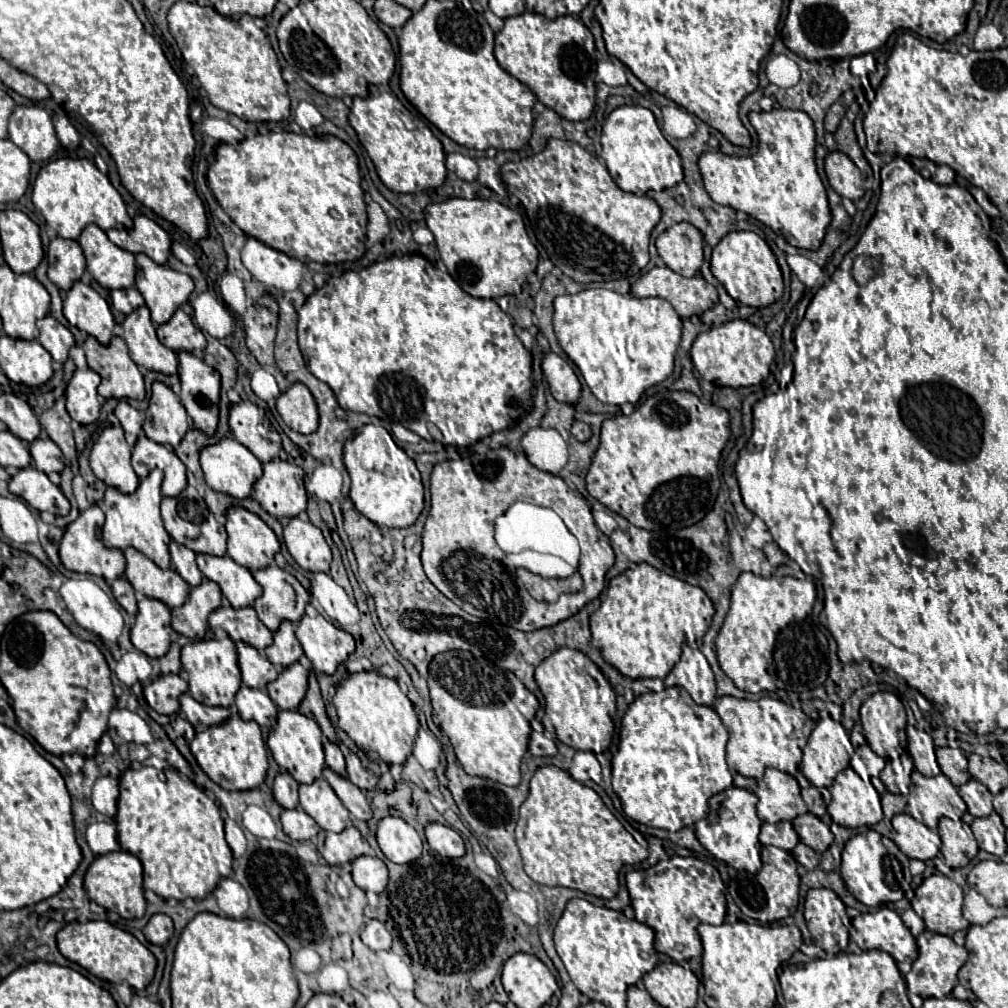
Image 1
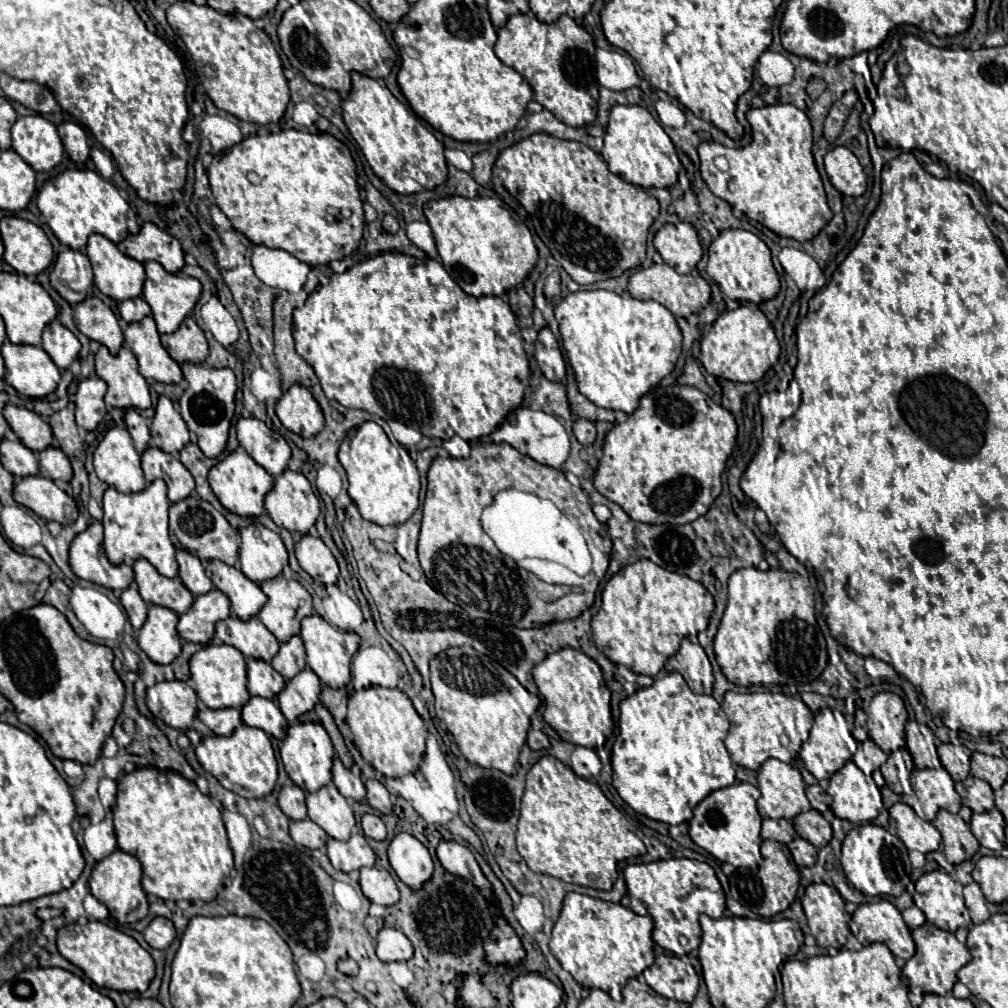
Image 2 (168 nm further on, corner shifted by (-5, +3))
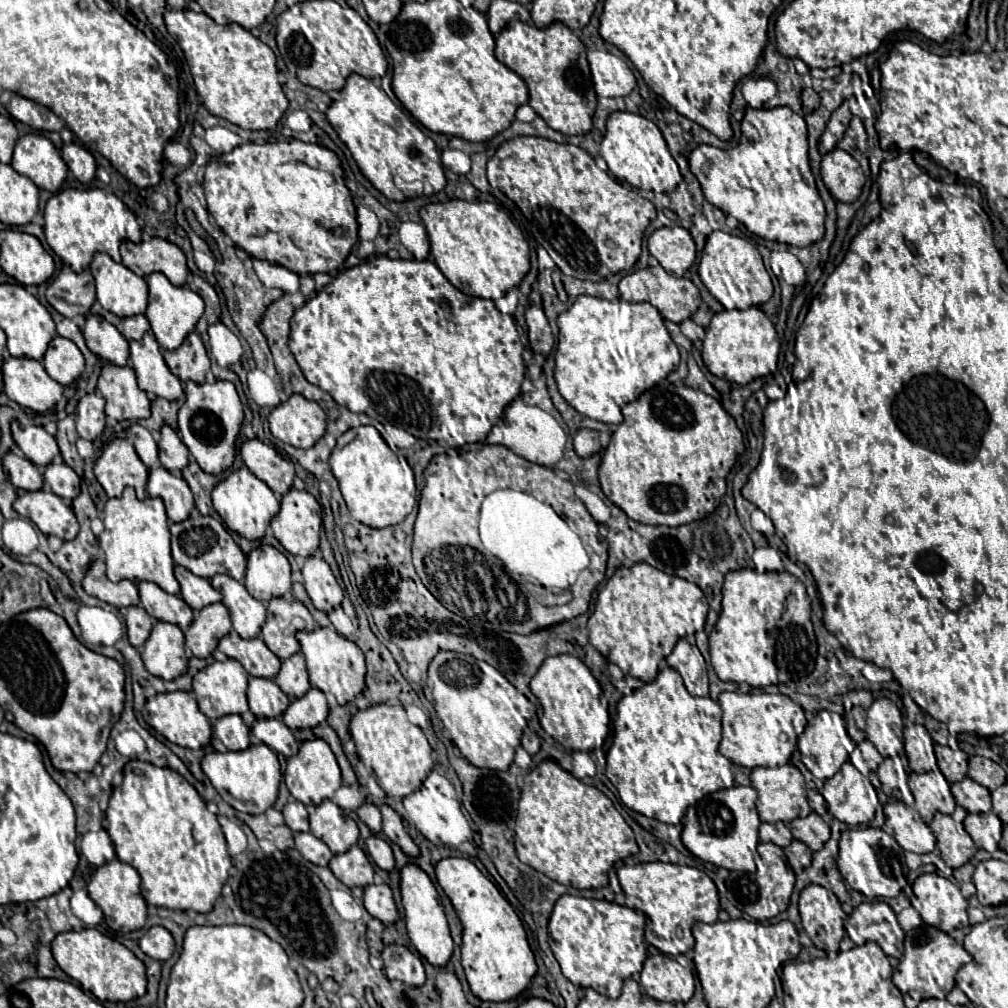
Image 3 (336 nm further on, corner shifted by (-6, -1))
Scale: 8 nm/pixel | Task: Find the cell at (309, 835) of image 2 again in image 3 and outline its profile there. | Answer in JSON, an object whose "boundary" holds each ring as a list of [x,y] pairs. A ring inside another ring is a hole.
{"boundary":[[[296,832],[294,834],[294,840],[296,840],[296,850],[306,860],[310,860],[312,864],[326,866],[330,862],[330,858],[334,856],[330,852],[330,848],[320,838],[316,838],[312,832]]]}

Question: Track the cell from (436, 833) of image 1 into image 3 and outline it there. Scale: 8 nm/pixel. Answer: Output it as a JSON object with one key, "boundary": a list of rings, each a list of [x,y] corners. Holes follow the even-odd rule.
{"boundary":[[[468,858],[440,860],[436,864],[436,878],[442,890],[450,896],[464,926],[462,966],[470,990],[480,1000],[490,1002],[516,998],[536,974],[536,960],[514,908]]]}

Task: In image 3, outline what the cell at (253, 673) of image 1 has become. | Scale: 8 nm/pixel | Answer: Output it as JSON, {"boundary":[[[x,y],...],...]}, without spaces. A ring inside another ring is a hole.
{"boundary":[[[268,678],[248,680],[248,704],[258,718],[278,718],[288,708],[290,698]]]}

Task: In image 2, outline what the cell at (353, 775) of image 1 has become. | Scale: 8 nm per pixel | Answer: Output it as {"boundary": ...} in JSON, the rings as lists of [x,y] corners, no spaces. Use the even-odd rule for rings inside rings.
{"boundary":[[[365,780],[365,788],[367,788],[367,802],[381,814],[391,814],[393,812],[393,802],[389,792],[385,790],[385,786],[377,780]]]}

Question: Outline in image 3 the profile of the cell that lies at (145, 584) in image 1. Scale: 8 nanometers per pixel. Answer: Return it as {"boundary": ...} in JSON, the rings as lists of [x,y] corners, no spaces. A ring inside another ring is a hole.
{"boundary":[[[142,580],[138,584],[138,592],[140,592],[142,608],[156,620],[178,624],[182,630],[190,626],[194,612],[180,596],[168,594],[158,584],[148,582],[148,580]]]}

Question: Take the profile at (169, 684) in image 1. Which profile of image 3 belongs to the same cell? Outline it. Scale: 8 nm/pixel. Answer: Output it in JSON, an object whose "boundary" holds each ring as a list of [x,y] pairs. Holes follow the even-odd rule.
{"boundary":[[[164,692],[164,694],[156,694],[152,696],[144,710],[142,710],[144,720],[162,736],[166,736],[170,742],[184,746],[184,748],[204,748],[210,742],[210,734],[212,734],[212,726],[210,720],[200,712],[196,698],[190,692]]]}

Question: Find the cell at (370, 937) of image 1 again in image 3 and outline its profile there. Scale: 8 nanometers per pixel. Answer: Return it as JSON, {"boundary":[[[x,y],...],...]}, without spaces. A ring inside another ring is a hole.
{"boundary":[[[388,944],[382,950],[382,960],[384,960],[384,974],[390,980],[400,980],[410,986],[422,986],[426,976],[424,976],[424,966],[418,954],[414,954],[408,946],[400,944]]]}

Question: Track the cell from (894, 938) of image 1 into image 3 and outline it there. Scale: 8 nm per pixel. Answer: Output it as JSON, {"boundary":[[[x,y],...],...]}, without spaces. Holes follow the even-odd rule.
{"boundary":[[[882,900],[862,902],[848,916],[844,928],[858,946],[872,940],[884,950],[886,956],[900,958],[904,954],[904,930],[896,920],[894,910]]]}

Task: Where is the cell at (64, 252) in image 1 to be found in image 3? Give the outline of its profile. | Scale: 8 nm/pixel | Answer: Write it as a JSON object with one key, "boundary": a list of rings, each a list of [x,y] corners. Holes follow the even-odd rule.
{"boundary":[[[64,266],[60,274],[48,284],[46,298],[60,314],[68,318],[74,318],[76,314],[88,314],[96,300],[92,280],[94,278],[88,270],[74,272],[70,266]]]}

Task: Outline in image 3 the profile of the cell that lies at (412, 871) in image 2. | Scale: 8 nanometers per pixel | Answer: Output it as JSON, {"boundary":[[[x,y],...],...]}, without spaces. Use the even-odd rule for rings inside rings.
{"boundary":[[[406,864],[400,870],[400,892],[402,892],[404,910],[406,910],[406,928],[408,928],[408,936],[410,936],[412,944],[430,964],[444,966],[452,956],[454,942],[450,938],[444,908],[442,908],[442,902],[438,900],[440,896],[438,896],[438,890],[436,890],[432,878],[420,866]]]}

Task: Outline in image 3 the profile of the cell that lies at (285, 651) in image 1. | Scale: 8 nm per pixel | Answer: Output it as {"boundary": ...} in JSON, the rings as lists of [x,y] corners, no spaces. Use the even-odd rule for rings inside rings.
{"boundary":[[[298,652],[298,654],[292,654],[288,660],[284,660],[280,672],[274,678],[274,682],[282,688],[282,692],[290,700],[304,696],[308,692],[308,688],[310,688],[304,656]]]}

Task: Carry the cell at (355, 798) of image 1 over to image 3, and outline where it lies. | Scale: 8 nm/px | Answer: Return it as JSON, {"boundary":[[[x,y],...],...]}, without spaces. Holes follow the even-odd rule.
{"boundary":[[[372,834],[372,836],[366,840],[366,846],[368,846],[368,854],[372,856],[372,860],[374,860],[382,870],[392,870],[392,868],[394,868],[392,848],[390,848],[390,844],[388,844],[384,838]]]}

